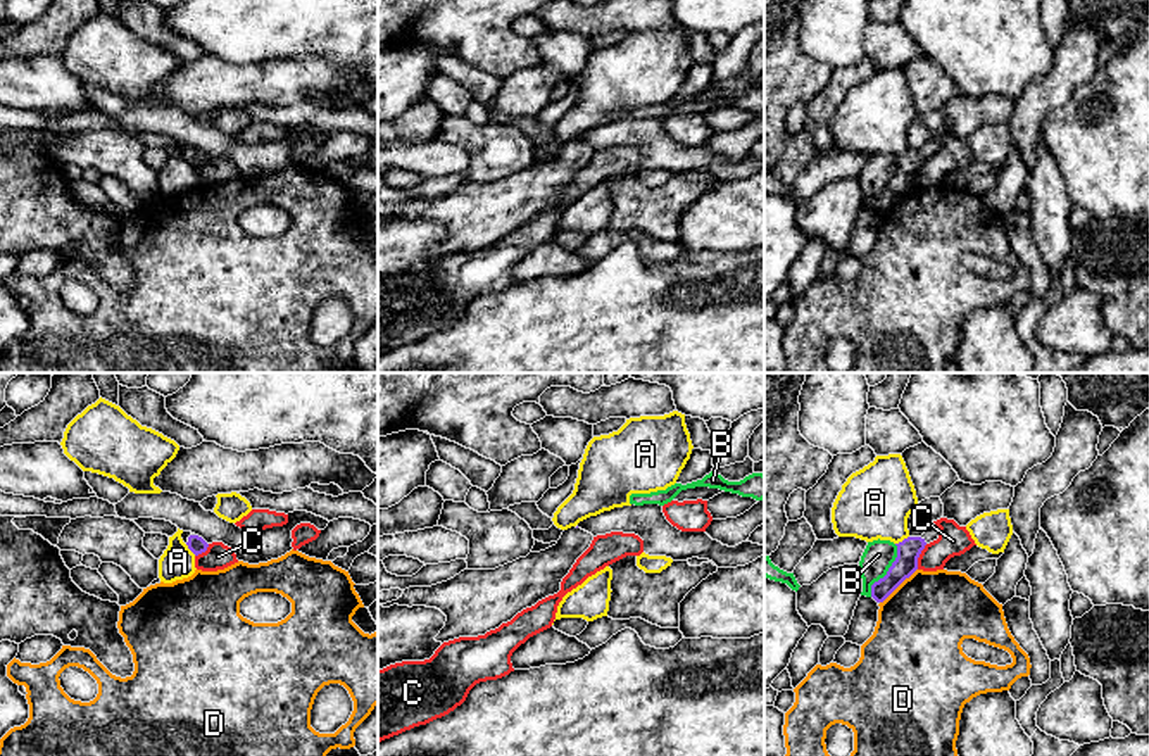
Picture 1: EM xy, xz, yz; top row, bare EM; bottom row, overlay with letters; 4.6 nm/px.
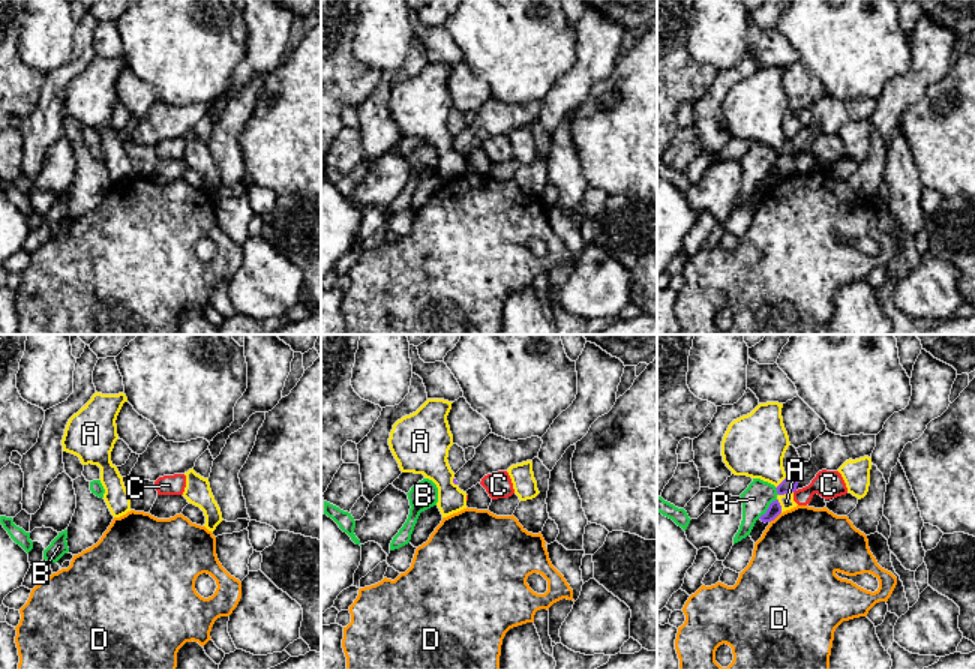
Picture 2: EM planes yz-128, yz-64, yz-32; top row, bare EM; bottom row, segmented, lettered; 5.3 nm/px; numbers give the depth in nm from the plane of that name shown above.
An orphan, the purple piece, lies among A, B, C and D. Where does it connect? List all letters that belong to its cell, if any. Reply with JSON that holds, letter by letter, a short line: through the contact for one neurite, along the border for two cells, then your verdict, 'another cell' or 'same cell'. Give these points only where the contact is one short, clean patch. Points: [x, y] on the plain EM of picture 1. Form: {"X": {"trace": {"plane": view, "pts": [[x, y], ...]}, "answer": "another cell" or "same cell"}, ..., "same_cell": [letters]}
{"A": {"answer": "another cell"}, "B": {"trace": {"plane": "yz", "pts": [[896, 157], [896, 173], [872, 199], [870, 209]]}, "answer": "another cell"}, "C": {"trace": {"plane": "yz", "pts": [[927, 157], [916, 182]]}, "answer": "another cell"}, "D": {"answer": "another cell"}, "same_cell": []}

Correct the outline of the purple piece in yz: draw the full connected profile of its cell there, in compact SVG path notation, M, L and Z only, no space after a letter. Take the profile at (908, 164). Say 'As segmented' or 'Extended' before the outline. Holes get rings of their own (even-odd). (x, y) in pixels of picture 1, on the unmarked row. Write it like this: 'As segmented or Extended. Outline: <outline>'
Extended. Outline: M932 135L921 150L907 150L897 159L897 171L887 188L871 198L871 211L883 216L906 192L918 183L918 171L926 157L937 154L940 142Z

